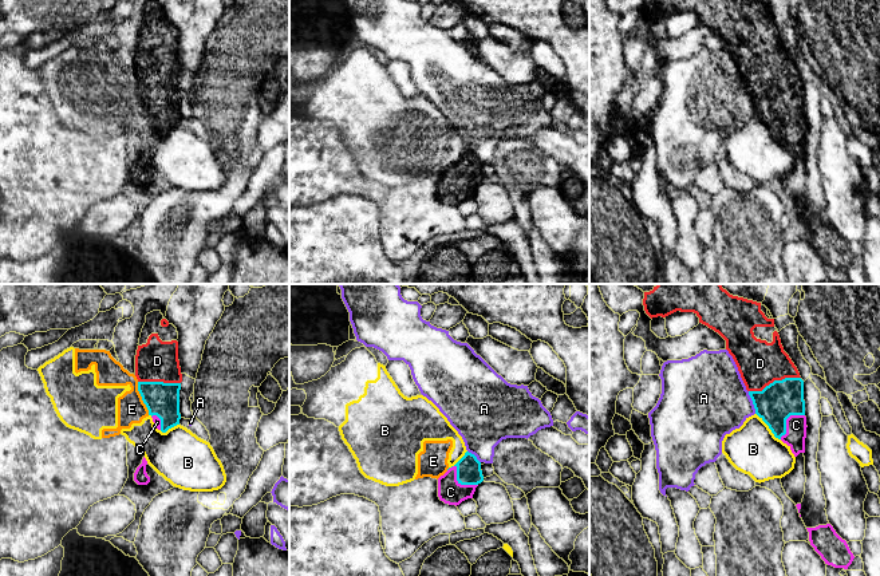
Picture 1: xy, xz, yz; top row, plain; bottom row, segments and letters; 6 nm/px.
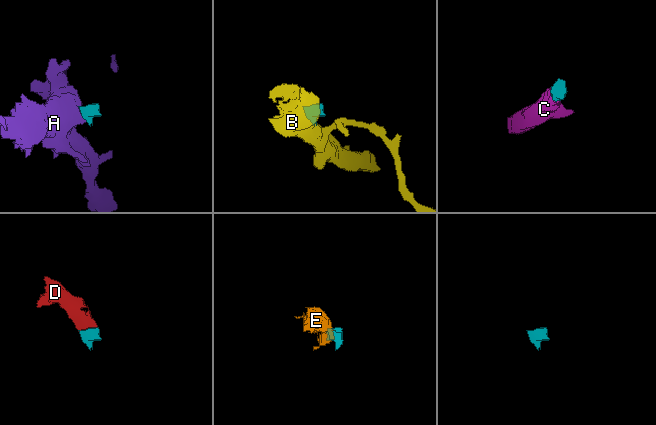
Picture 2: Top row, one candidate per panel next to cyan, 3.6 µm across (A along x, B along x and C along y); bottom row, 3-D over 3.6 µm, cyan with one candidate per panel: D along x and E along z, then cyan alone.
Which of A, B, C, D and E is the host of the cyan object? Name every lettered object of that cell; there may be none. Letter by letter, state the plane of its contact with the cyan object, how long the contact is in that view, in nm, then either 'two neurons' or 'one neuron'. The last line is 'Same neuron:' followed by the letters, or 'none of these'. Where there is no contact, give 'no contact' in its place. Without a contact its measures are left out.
A: yz | 140 nm | two neurons
B: yz | 220 nm | two neurons
C: xz | 200 nm | one neuron
D: yz | 320 nm | one neuron
E: xy | 220 nm | two neurons
Same neuron: C, D

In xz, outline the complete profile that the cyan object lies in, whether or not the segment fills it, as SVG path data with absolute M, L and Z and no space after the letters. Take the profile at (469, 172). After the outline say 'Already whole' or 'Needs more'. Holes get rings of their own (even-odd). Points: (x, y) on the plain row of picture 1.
M469 151L438 178L438 197L449 205L459 205L473 198L475 188L484 181L481 162Z. Needs more

